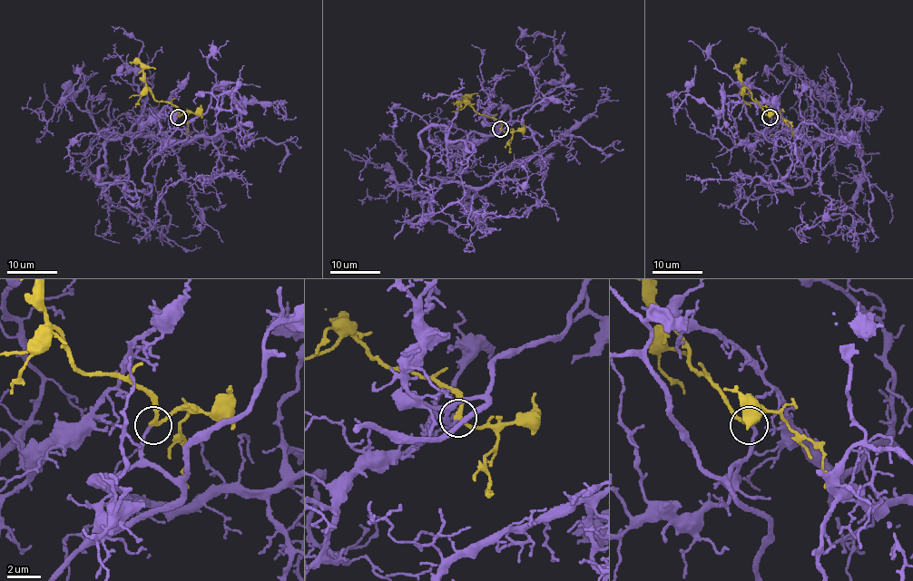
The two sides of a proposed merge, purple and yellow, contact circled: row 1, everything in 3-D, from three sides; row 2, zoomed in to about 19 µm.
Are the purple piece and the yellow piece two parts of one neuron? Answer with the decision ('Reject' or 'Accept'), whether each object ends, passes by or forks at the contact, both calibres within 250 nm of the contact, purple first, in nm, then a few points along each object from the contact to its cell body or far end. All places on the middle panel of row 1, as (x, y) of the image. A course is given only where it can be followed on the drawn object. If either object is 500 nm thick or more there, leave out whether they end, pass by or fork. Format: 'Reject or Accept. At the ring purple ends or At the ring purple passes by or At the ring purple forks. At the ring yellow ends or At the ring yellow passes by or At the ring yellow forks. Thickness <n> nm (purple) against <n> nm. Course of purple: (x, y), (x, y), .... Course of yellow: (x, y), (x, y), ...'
Accept. At the ring purple ends. At the ring yellow passes by. Thickness 190 nm (purple) against 200 nm. Course of purple: (500, 130), (447, 144), (454, 179), (483, 187), (537, 154), (543, 196), (484, 228). Course of yellow: (500, 130), (501, 124), (496, 120), (476, 111), (465, 98), (451, 103)

